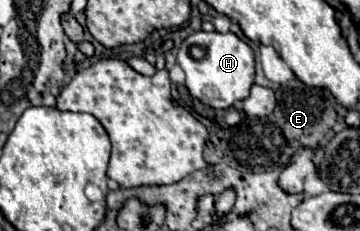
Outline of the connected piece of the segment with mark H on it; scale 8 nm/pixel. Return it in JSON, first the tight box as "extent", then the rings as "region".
{"extent":[177,32,255,108],"region":[[[195,32],[181,42],[177,62],[185,72],[185,86],[193,98],[211,108],[231,108],[235,102],[249,96],[255,78],[253,50],[233,32]]]}

